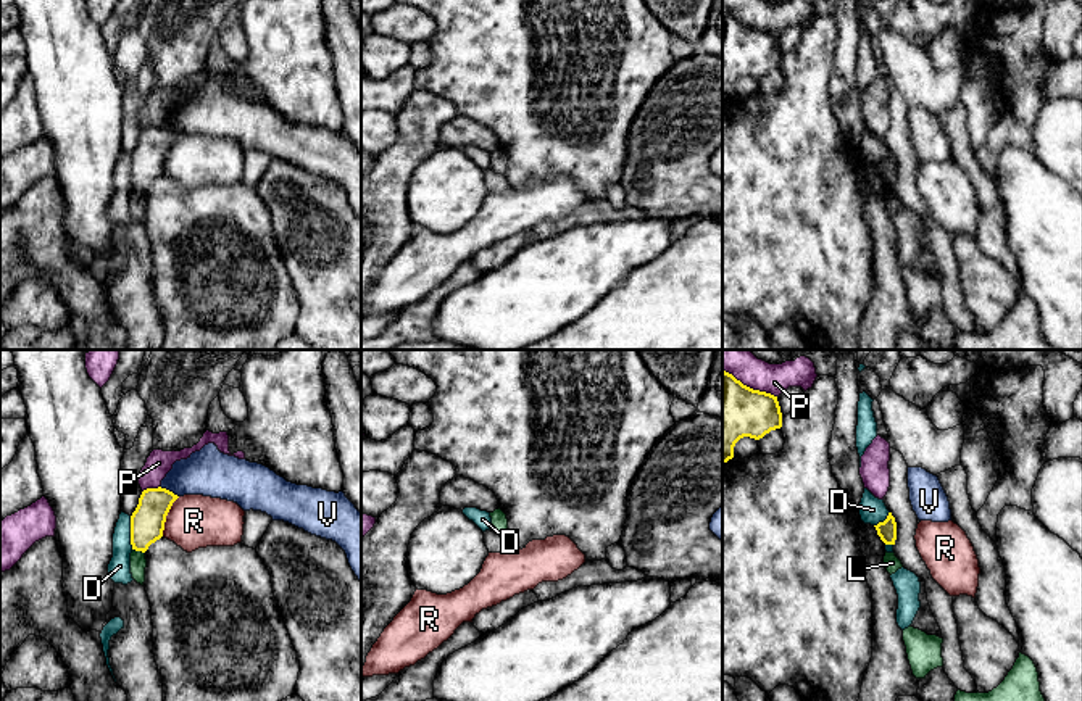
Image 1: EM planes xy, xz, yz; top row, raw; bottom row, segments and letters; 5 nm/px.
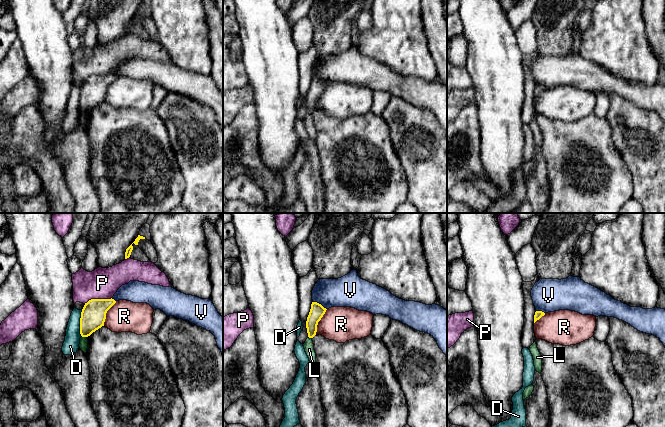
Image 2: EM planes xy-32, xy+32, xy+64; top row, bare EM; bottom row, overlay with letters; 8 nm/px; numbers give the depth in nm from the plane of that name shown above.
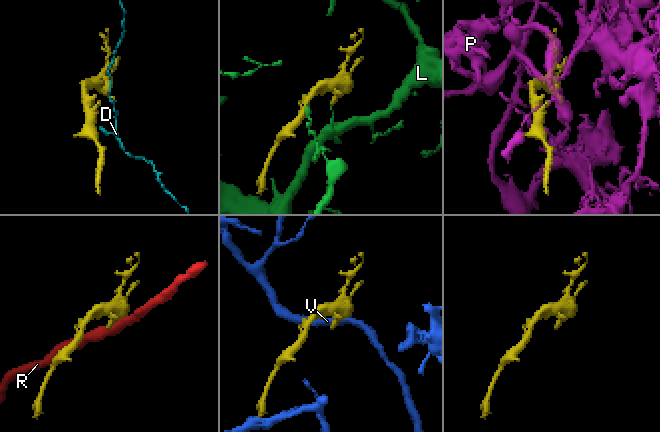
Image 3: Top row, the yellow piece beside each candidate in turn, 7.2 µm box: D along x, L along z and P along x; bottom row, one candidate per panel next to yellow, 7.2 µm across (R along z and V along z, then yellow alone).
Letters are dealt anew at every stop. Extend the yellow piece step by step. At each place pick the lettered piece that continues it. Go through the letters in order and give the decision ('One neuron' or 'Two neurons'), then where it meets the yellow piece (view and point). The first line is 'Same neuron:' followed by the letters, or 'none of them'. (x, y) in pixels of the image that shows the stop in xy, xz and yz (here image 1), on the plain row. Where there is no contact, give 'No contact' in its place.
Same neuron: none of them
D: Two neurons. Touches yellow at xy (131, 171)
L: Two neurons. Touches yellow at xy (139, 189)
P: Two neurons. Touches yellow at yz (749, 26)
R: Two neurons. Touches yellow at xy (166, 153)
V: Two neurons. Touches yellow at xy (168, 129)

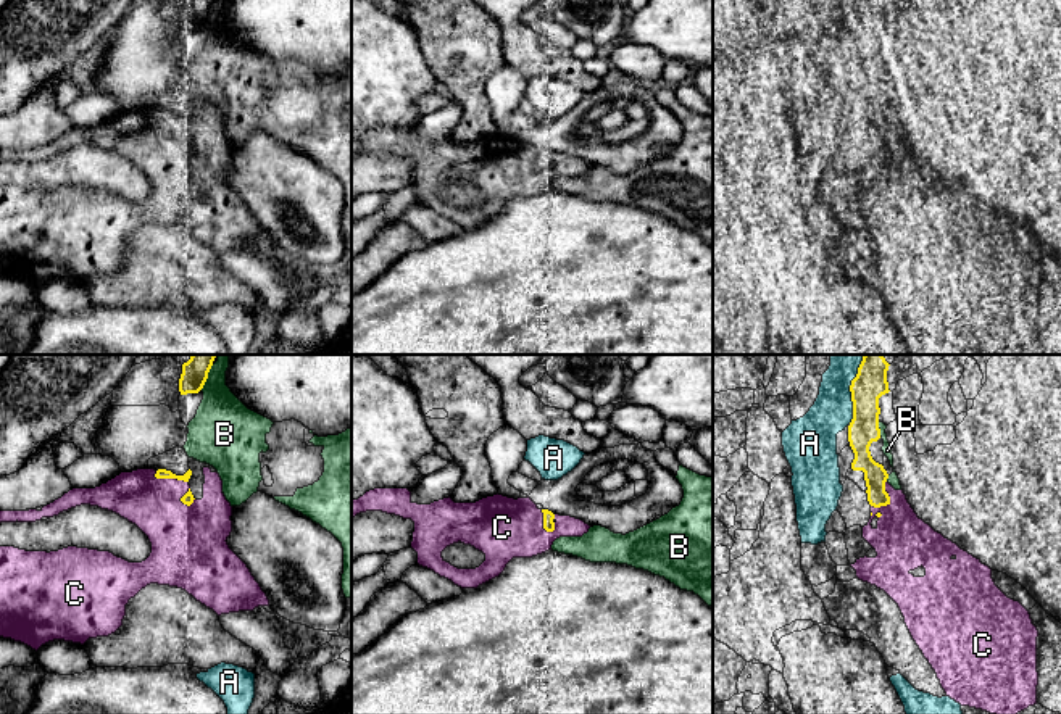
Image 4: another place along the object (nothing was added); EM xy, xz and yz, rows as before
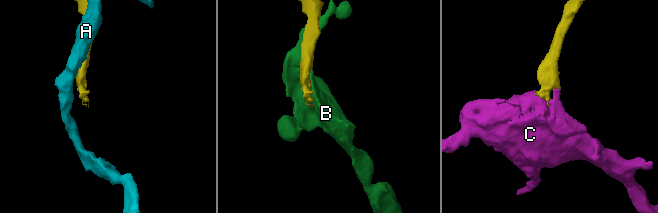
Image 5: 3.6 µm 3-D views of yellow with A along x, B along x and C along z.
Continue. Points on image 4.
Same neuron: C
A: Two neurons. Touches yellow at yz (850, 29)
B: Two neurons. Touches yellow at yz (879, 68)
C: One neuron. Touches yellow at yz (889, 137)

